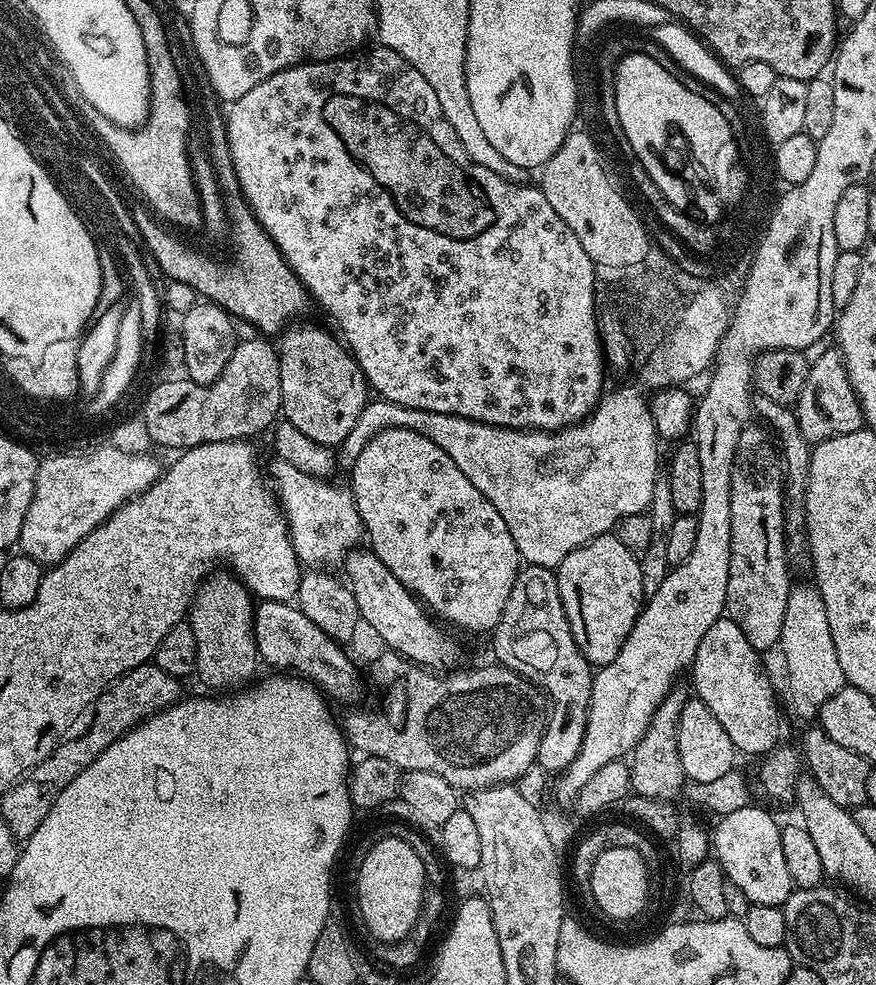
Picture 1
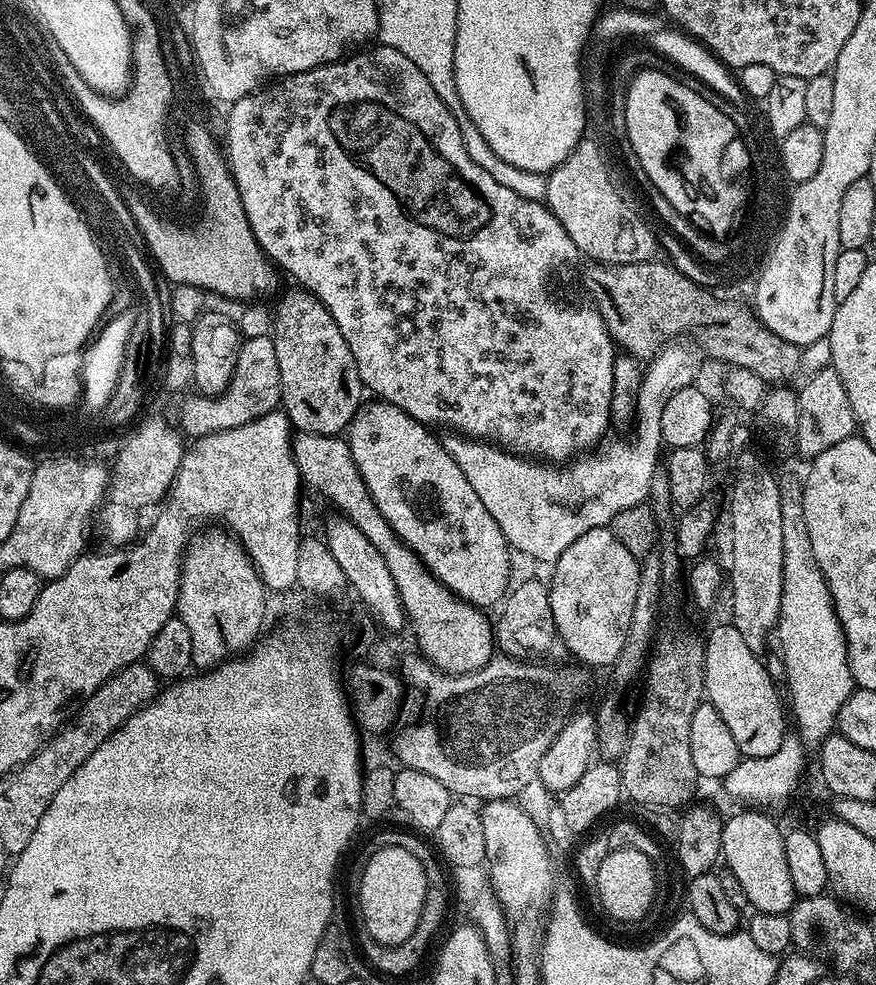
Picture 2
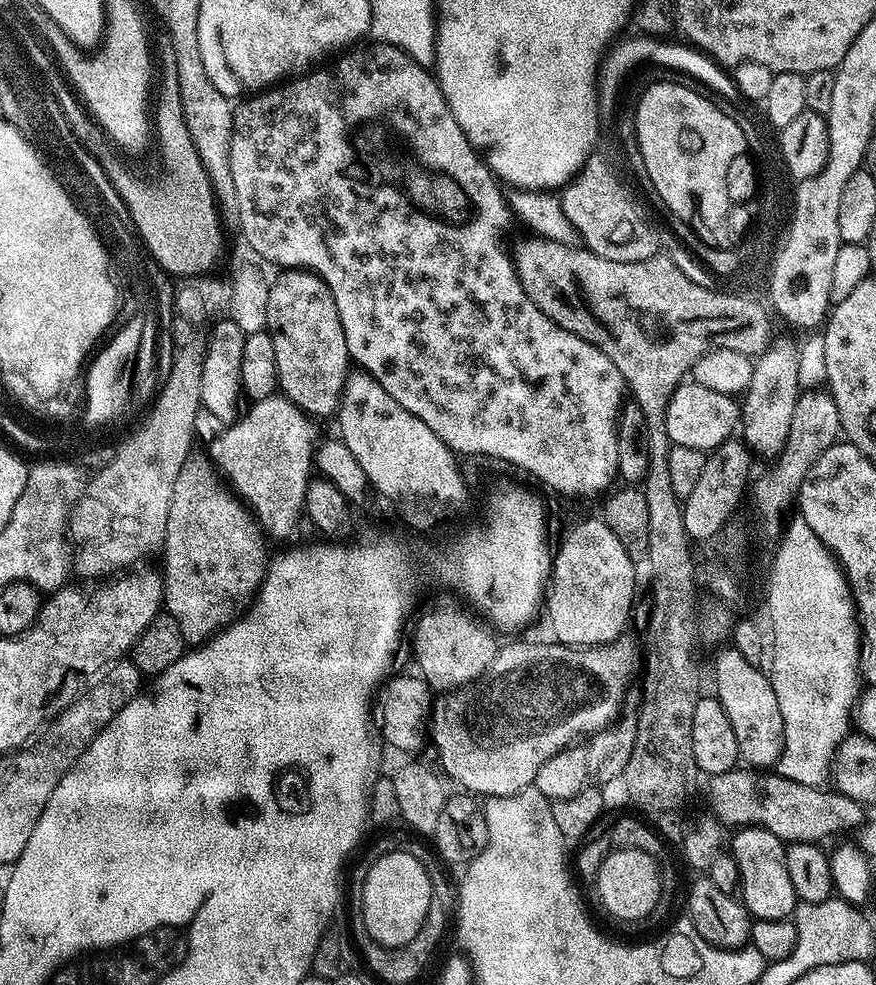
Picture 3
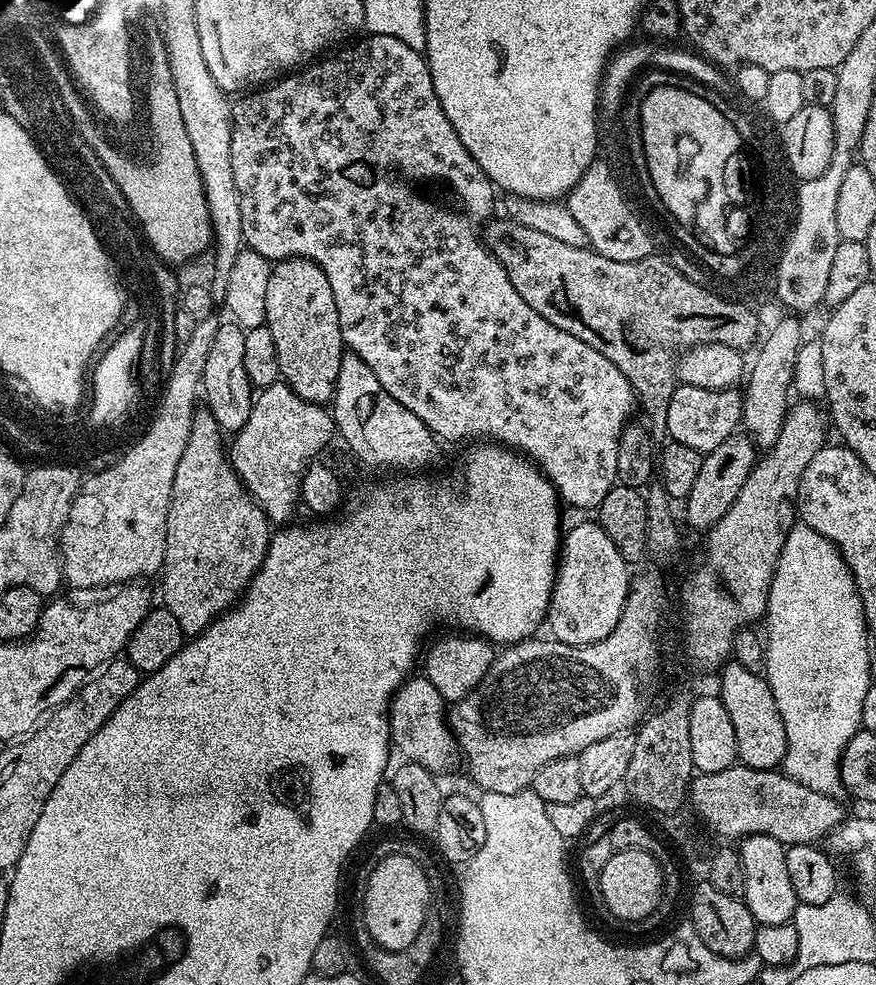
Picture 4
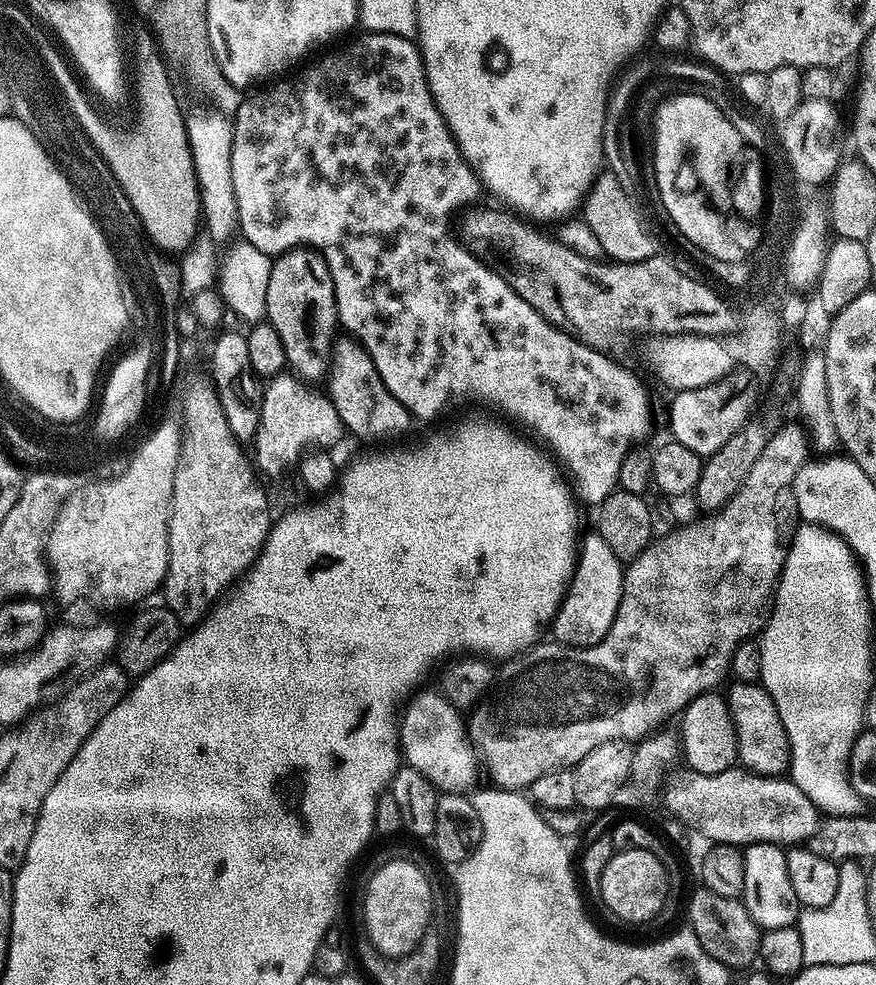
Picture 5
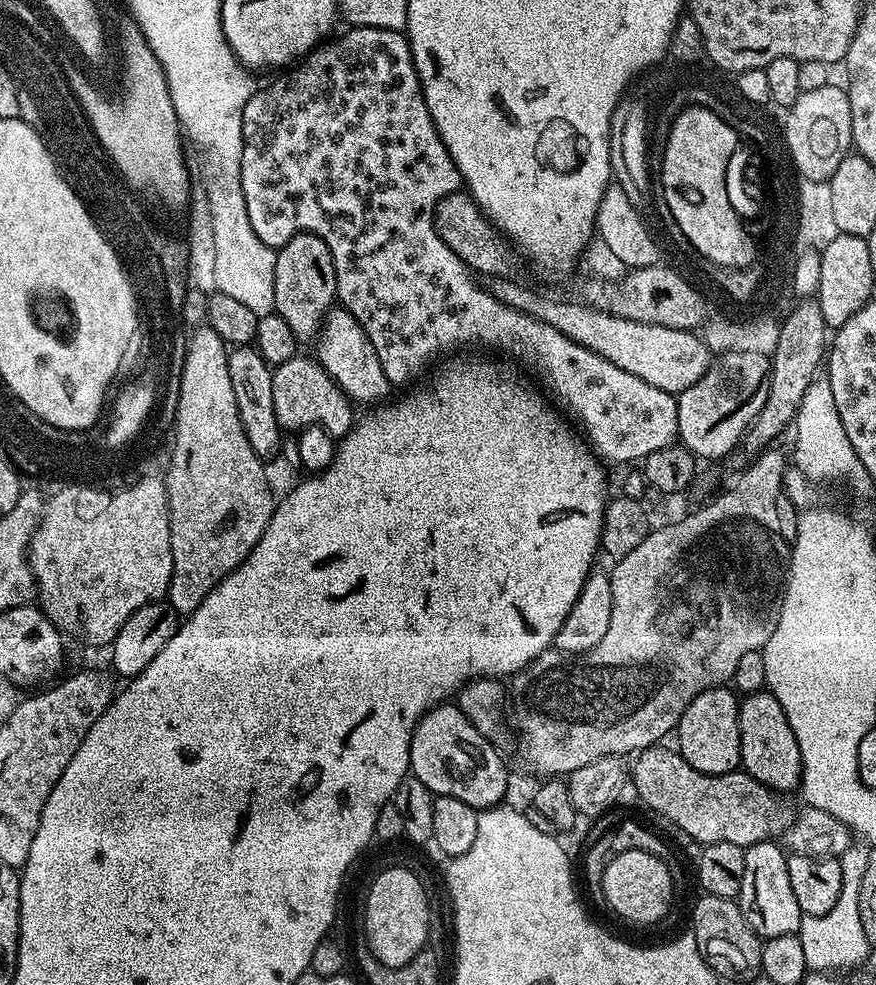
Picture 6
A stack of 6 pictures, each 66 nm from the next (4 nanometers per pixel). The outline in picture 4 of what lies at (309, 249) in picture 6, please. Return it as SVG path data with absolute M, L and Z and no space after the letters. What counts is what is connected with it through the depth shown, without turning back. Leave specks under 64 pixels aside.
M277 260L270 269L269 281L266 283L264 324L270 334L274 334L274 346L278 346L278 366L283 383L292 387L294 394L298 394L306 402L327 405L336 393L338 366L346 351L338 318L338 306L334 302L334 290L330 290L326 274L313 260Z

